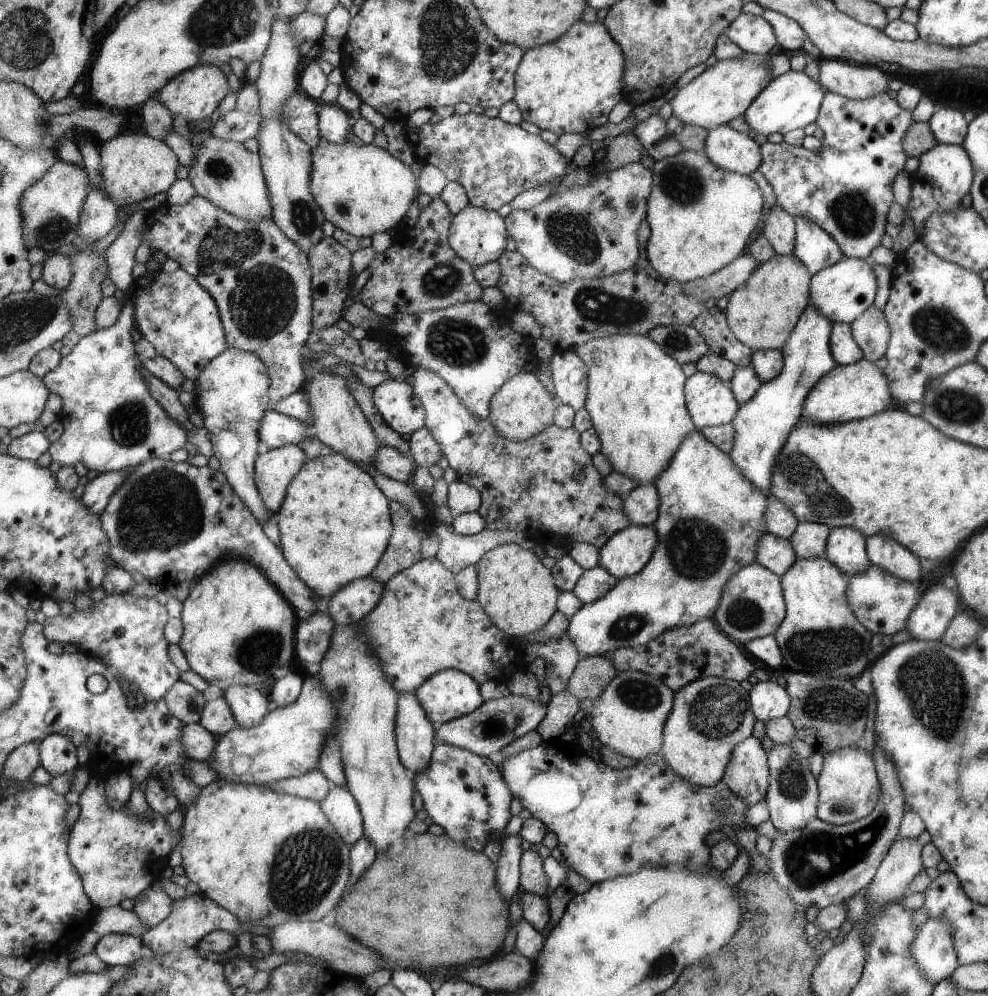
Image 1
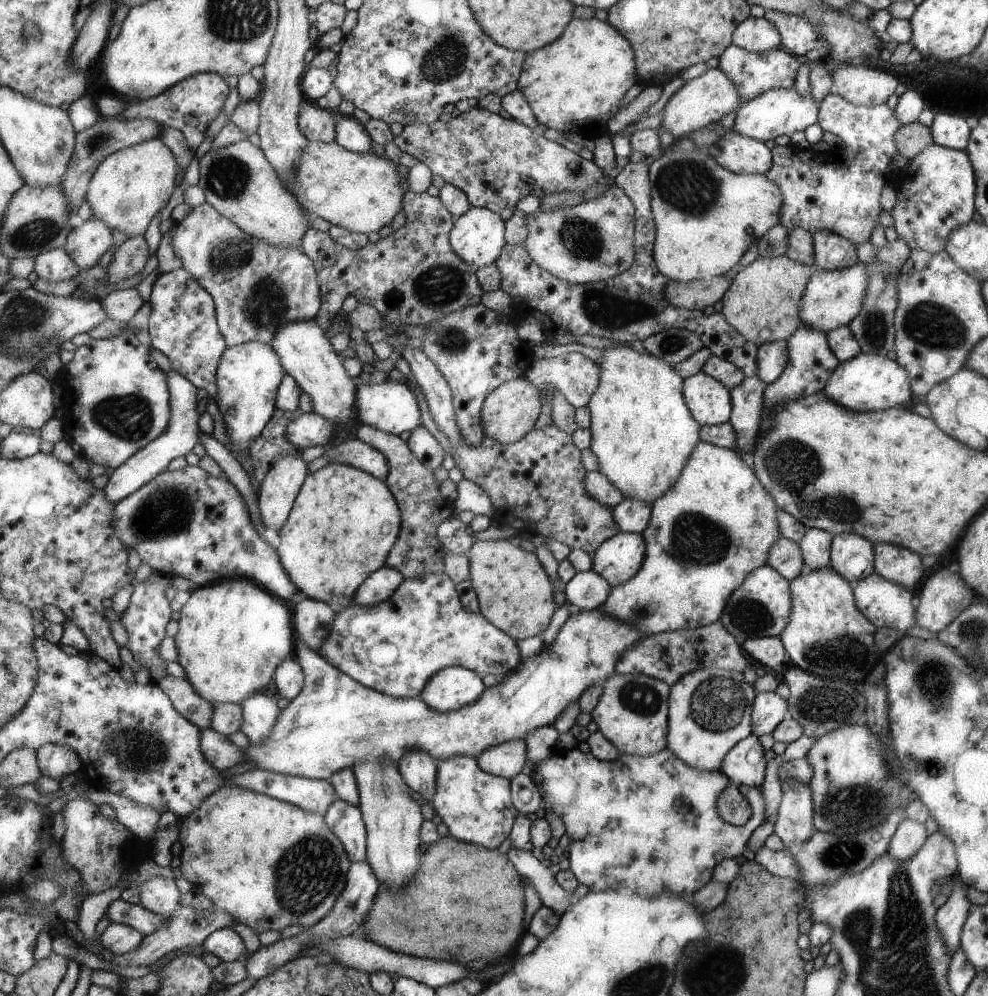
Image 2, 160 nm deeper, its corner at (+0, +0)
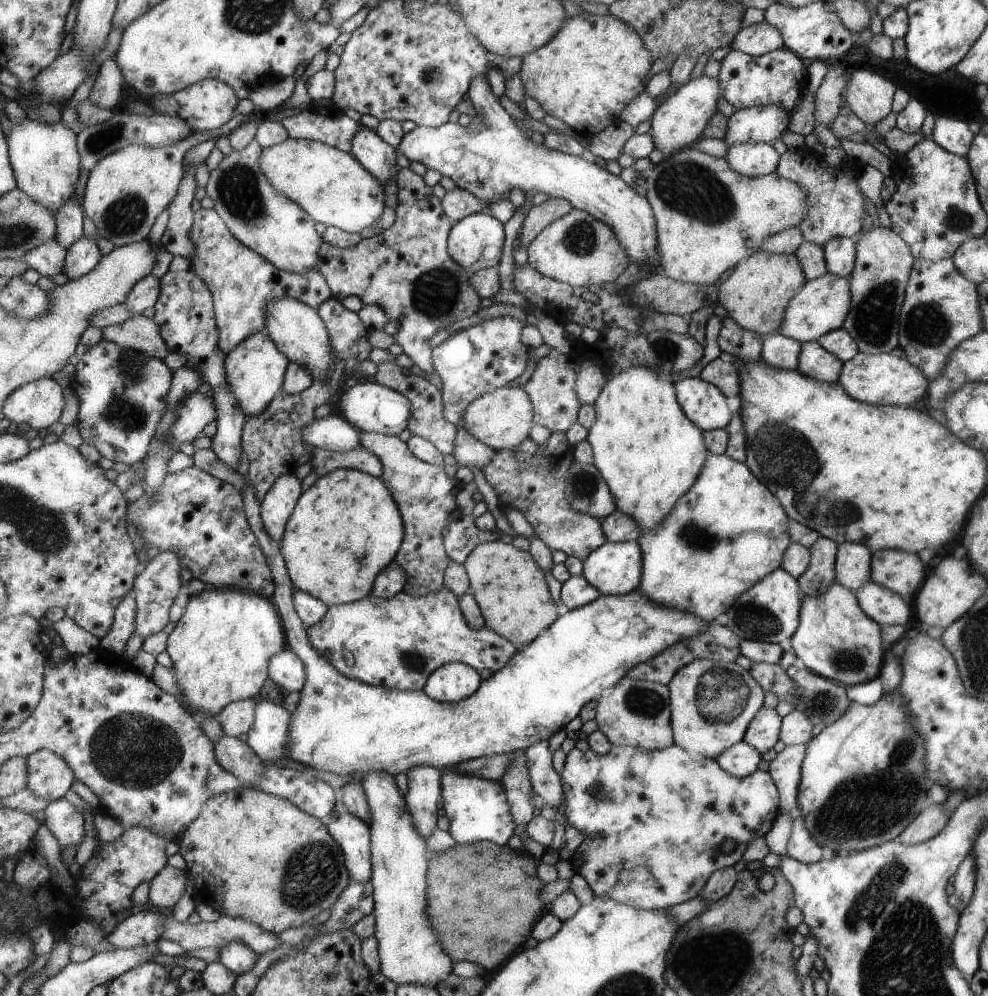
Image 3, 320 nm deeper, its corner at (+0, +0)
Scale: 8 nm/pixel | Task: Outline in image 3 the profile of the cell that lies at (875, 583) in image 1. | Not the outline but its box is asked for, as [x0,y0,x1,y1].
[855,581,909,626]

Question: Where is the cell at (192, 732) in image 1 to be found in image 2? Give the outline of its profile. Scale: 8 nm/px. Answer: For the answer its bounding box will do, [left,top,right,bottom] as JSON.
[202,728,246,771]

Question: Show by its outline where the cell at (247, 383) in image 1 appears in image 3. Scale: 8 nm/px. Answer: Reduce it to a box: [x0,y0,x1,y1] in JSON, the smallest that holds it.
[225,330,290,418]

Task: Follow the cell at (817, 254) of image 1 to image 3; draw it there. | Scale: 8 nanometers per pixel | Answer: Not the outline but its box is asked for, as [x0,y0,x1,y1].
[822,237,856,277]

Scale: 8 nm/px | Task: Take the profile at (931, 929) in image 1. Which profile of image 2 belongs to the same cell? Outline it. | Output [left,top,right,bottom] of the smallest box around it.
[935,877,971,955]

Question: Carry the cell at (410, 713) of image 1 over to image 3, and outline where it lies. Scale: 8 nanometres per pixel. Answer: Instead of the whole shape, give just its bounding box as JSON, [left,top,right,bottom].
[406,765,442,838]

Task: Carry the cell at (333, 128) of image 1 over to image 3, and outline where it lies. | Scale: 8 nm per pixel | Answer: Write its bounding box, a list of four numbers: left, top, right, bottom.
[352,126,402,184]

